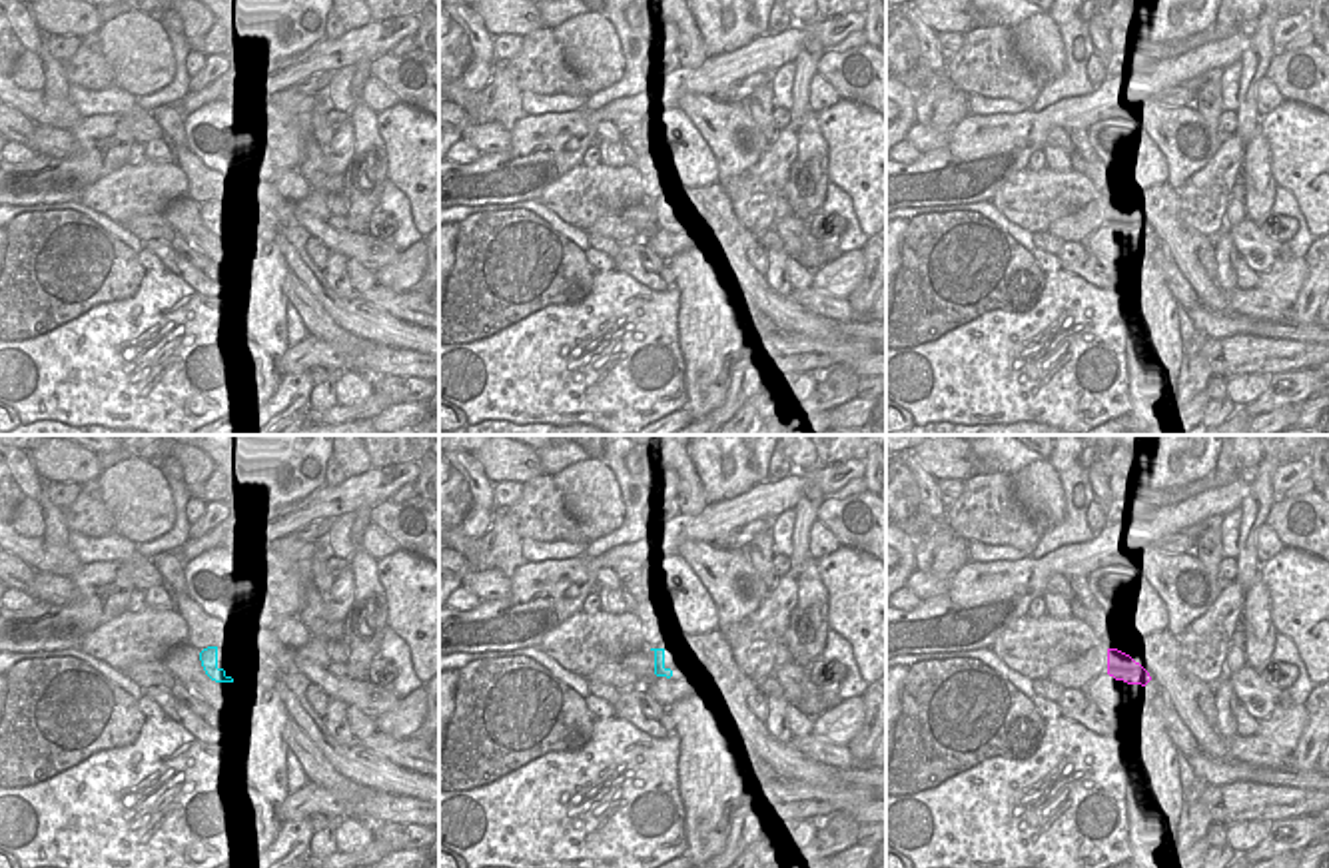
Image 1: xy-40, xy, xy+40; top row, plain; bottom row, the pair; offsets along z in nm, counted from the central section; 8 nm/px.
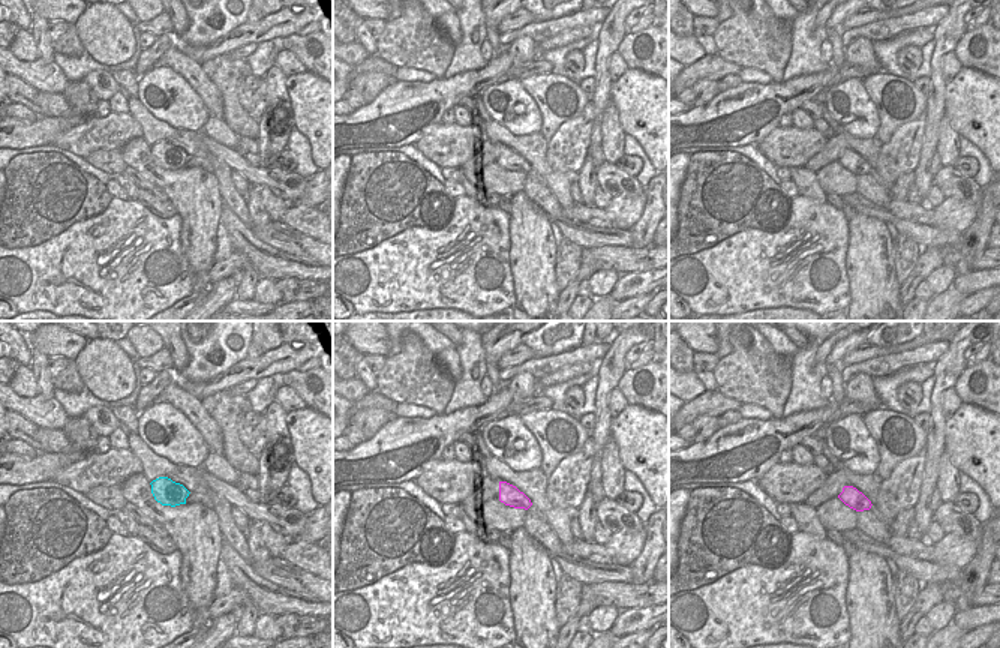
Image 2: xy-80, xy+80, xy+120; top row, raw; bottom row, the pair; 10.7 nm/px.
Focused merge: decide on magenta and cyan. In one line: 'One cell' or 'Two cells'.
One cell.

